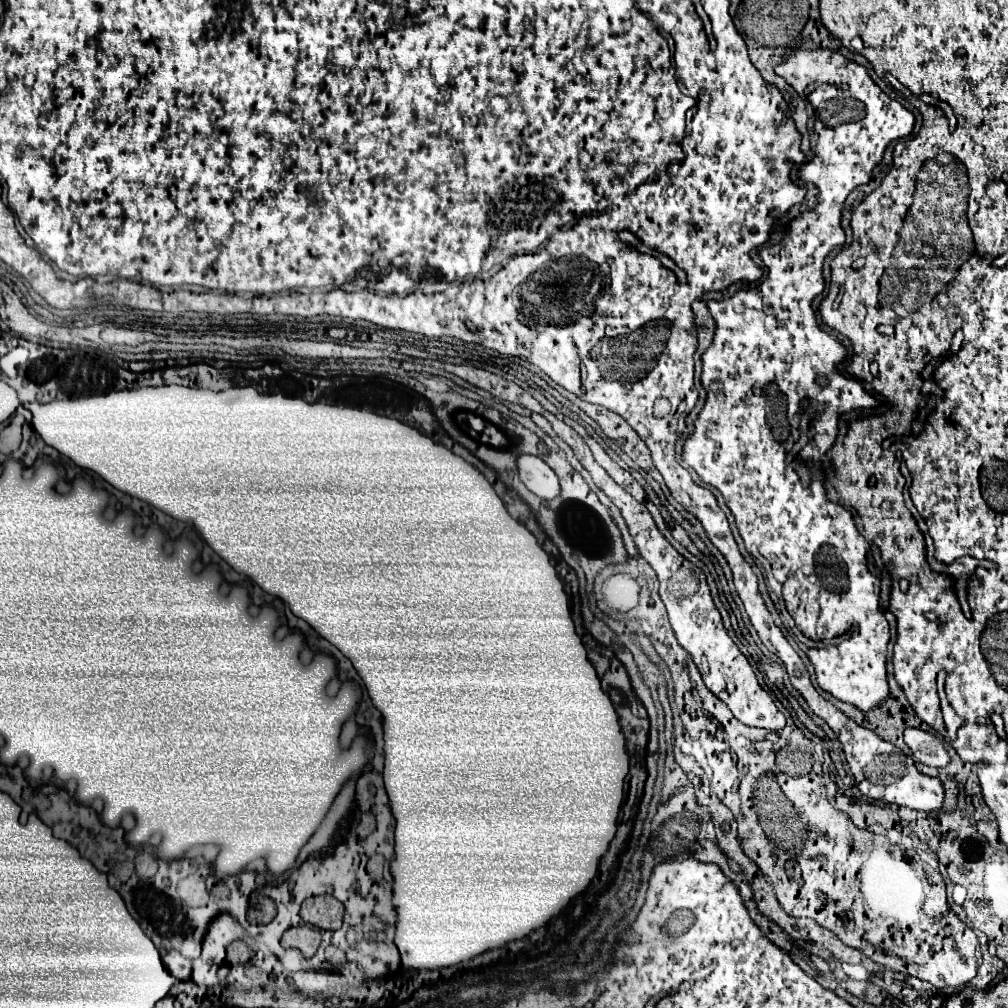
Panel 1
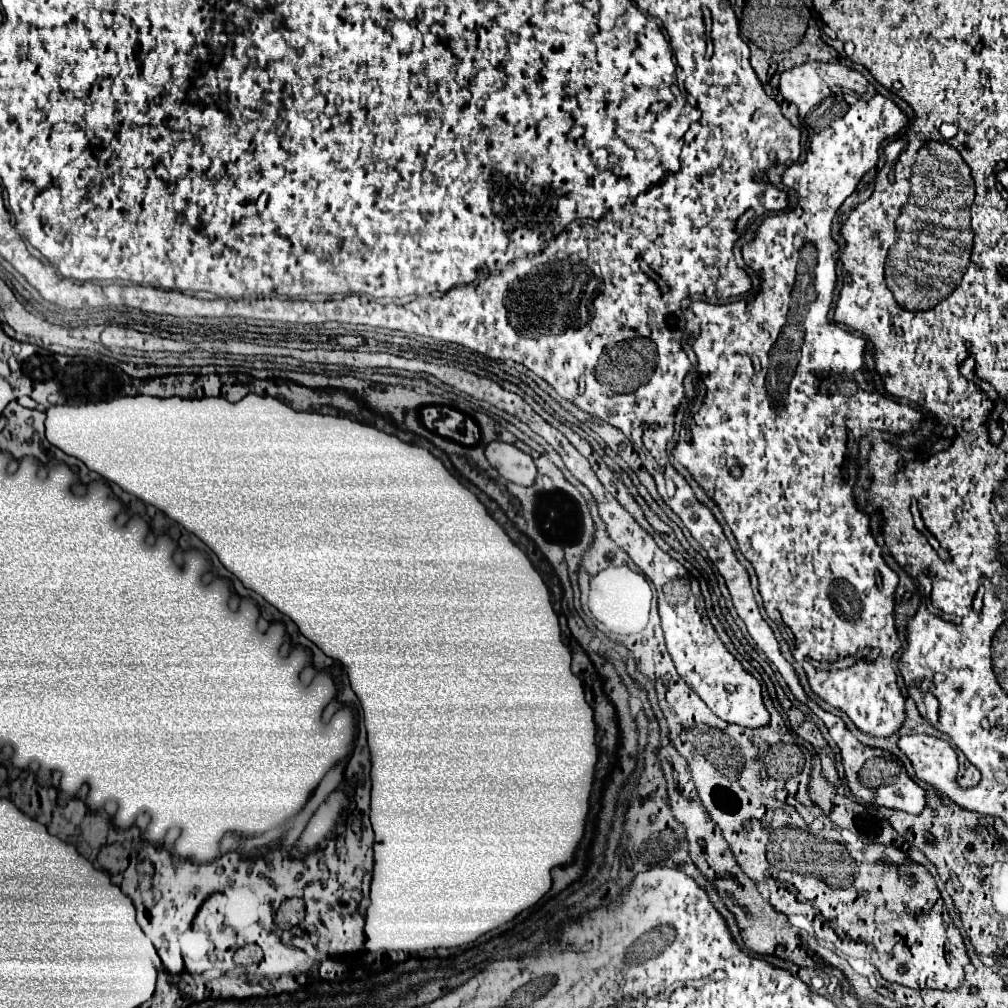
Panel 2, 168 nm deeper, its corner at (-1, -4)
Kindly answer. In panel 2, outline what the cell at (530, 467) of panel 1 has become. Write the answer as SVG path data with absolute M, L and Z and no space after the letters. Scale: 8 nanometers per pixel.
M493 440L483 446L487 462L509 482L521 484L521 486L531 486L535 482L537 468L525 452L519 448L505 444L501 440Z

